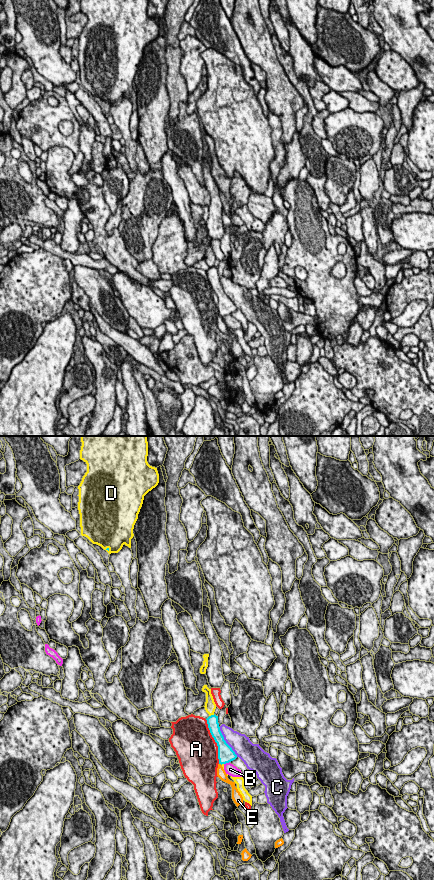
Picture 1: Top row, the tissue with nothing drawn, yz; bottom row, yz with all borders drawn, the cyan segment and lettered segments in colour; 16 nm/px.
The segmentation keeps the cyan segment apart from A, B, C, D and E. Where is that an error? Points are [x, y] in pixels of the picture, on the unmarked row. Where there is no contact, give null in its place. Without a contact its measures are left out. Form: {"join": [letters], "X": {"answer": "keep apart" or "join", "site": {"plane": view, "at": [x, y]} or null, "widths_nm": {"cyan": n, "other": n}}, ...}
{"join": ["E"], "A": {"answer": "keep apart", "site": {"plane": "yz", "at": [215, 293]}, "widths_nm": {"cyan": 260, "other": 480}}, "B": {"answer": "keep apart", "site": {"plane": "yz", "at": [226, 314]}, "widths_nm": {"cyan": 260, "other": 180}}, "C": {"answer": "keep apart", "site": {"plane": "yz", "at": [225, 294]}, "widths_nm": {"cyan": 260, "other": 320}}, "D": {"answer": "keep apart", "site": {"plane": "yz", "at": [211, 267]}, "widths_nm": {"cyan": 190, "other": 190}}, "E": {"answer": "join", "site": {"plane": "yz", "at": [220, 315]}, "widths_nm": {"cyan": 260, "other": 140}}}

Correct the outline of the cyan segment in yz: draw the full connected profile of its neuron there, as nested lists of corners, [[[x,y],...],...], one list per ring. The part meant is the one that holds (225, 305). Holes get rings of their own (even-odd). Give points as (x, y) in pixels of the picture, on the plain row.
[[[211,267],[207,271],[208,280],[212,289],[214,290],[215,294],[218,298],[218,311],[219,316],[217,320],[217,328],[224,334],[228,335],[232,339],[232,351],[236,358],[238,359],[243,355],[243,349],[235,339],[235,334],[232,334],[228,331],[225,322],[223,321],[222,317],[229,315],[237,310],[237,307],[232,302],[232,300],[226,295],[224,289],[220,283],[219,275],[218,275],[218,268]]]

